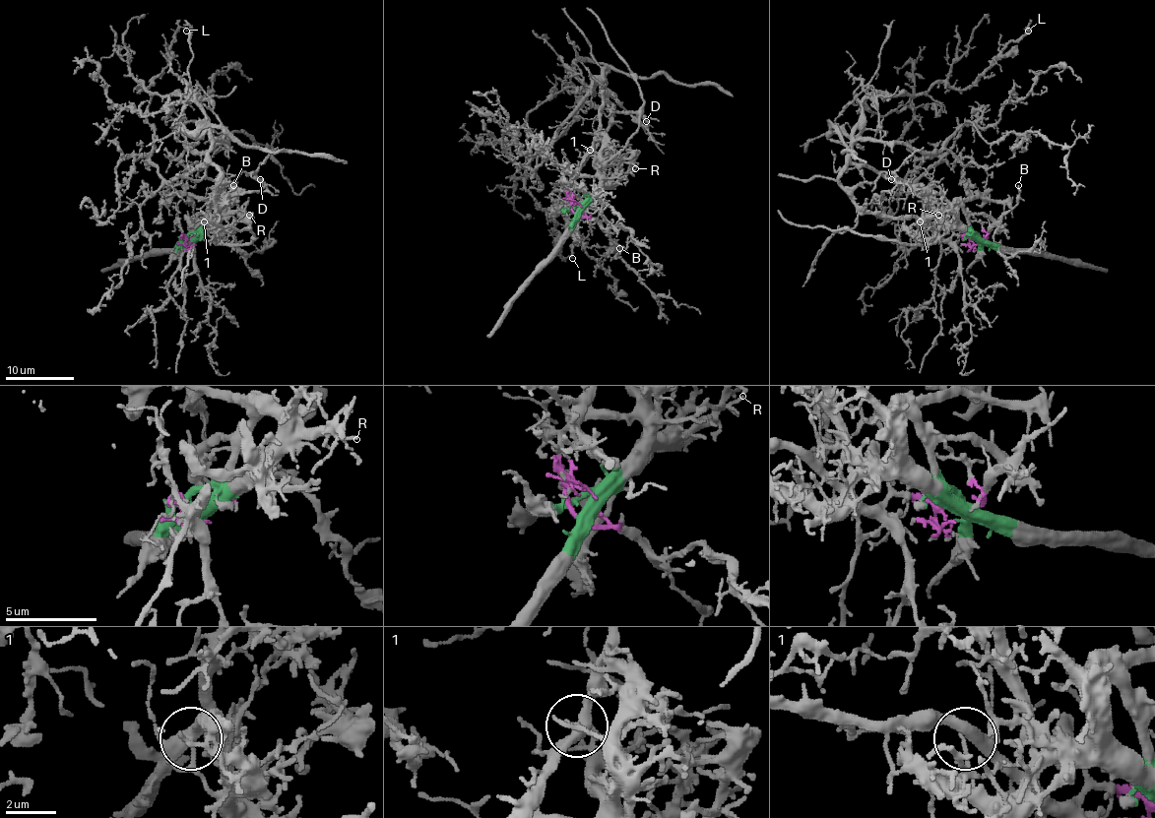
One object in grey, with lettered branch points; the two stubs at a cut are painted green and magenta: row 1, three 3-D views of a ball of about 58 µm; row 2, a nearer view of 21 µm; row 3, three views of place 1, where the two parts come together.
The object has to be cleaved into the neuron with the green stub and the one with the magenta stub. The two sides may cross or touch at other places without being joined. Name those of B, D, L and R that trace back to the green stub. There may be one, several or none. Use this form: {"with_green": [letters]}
{"with_green": ["R"]}

